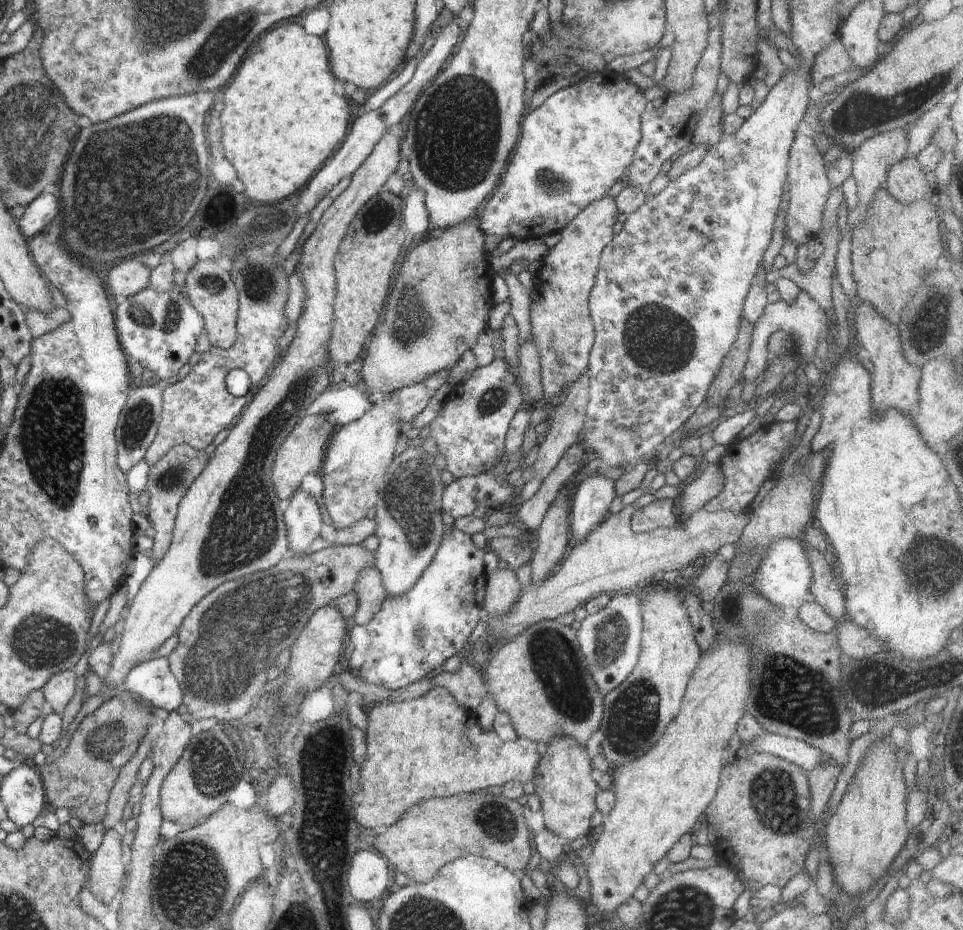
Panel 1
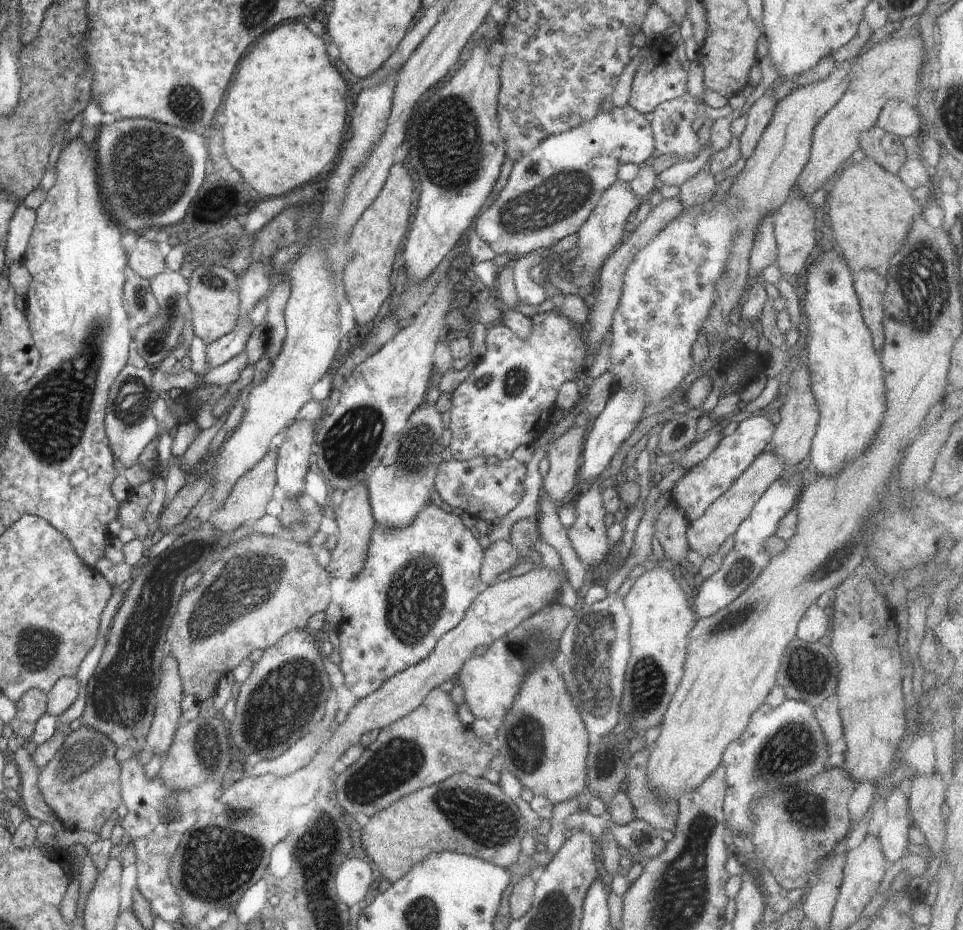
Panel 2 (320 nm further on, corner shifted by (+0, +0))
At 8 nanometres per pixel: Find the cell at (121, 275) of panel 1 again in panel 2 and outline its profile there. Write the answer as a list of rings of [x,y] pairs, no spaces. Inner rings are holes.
[[[140,236],[136,248],[127,255],[130,268],[142,278],[150,280],[166,268],[158,243],[159,241],[146,240],[144,236]]]

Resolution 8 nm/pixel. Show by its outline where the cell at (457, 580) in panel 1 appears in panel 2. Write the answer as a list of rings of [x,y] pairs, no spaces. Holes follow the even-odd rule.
[[[426,503],[405,527],[388,528],[374,523],[363,567],[353,579],[331,579],[331,602],[341,609],[337,634],[340,641],[339,667],[350,694],[361,699],[371,695],[385,680],[424,660],[438,639],[464,618],[472,601],[487,584],[481,579],[484,551],[460,516]]]

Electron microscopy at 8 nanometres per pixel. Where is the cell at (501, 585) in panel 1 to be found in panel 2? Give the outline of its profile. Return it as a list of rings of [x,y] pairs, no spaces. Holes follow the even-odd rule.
[[[504,539],[491,543],[484,551],[481,566],[481,579],[487,585],[494,580],[498,574],[512,570],[525,557]]]

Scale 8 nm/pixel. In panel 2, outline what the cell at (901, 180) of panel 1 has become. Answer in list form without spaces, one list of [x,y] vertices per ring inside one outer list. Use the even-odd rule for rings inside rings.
[[[878,125],[861,132],[858,137],[859,146],[866,156],[873,158],[892,174],[897,174],[897,170],[903,162],[906,162],[906,151],[896,135],[886,132]]]

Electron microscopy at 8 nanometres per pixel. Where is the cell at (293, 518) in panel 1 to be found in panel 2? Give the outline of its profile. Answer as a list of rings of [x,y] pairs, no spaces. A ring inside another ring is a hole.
[[[296,419],[285,431],[285,441],[276,448],[277,484],[286,498],[294,498],[305,492],[304,477],[313,463],[311,444],[315,429],[305,419]]]

